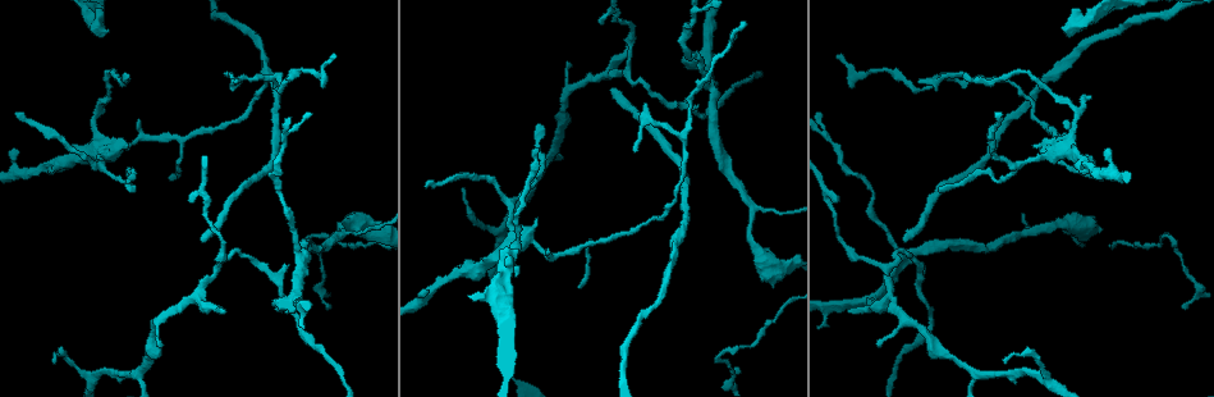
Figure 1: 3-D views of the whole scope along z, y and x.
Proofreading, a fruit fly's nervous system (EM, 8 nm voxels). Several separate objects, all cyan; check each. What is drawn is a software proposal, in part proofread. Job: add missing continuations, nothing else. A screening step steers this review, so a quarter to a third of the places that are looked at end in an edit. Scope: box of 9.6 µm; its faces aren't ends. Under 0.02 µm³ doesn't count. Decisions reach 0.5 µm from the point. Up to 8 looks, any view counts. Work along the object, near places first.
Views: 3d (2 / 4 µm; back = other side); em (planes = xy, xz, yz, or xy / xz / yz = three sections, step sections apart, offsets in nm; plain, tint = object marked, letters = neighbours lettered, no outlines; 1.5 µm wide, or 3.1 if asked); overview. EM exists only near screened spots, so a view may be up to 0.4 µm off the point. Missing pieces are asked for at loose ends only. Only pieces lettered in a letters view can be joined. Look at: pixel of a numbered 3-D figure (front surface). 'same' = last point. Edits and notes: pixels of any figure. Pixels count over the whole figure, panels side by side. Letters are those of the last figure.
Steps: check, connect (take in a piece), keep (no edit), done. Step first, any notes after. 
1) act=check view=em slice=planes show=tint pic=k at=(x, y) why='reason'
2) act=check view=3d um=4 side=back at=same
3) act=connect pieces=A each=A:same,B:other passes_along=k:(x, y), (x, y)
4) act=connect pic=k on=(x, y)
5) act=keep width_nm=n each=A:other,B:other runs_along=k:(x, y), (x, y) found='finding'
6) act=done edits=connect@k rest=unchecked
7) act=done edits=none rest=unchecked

act=check view=em slice=xy step=4 show=letters pic=1 at=(878, 346) why='tapers out'

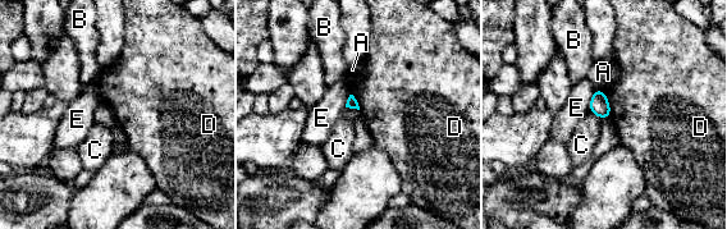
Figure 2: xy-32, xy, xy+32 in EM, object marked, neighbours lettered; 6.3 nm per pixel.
act=keep longest_contact=D:190nm each=A:other,B:other,C:other,D:other,E:other border=2:(602, 90), (608, 101), (611, 117) found='none of them fits'

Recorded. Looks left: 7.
act=check view=em slice=planes show=letters pic=1 at=(905, 241) why='end of a long branch'

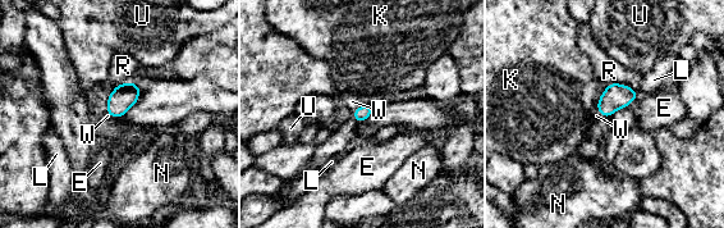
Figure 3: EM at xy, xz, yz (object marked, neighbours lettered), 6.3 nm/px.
act=connect pieces=W each=E:other,K:other,L:other,N:other,R:other,U:other,W:same passes_along=3:(362, 113), (357, 108), (352, 101) found='the neuron continues'

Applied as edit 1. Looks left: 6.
act=check view=overview why='see it whole again'

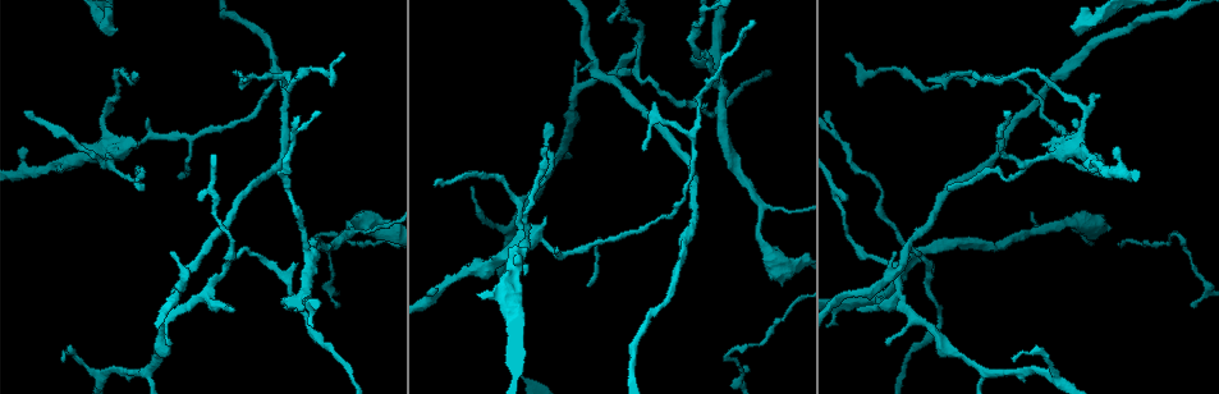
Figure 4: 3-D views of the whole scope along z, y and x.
act=check view=em slice=xy step=4 show=letters pic=4 at=(555, 251) why='free end'

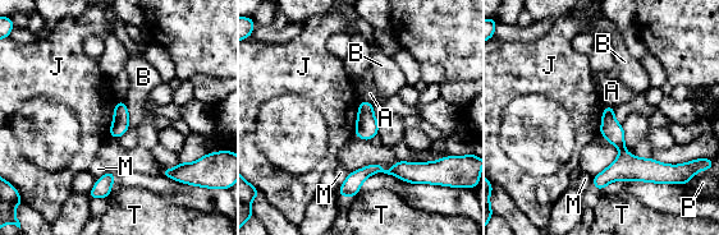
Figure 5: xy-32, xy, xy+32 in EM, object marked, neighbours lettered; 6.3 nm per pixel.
act=check view=em slice=planes show=letters at=same

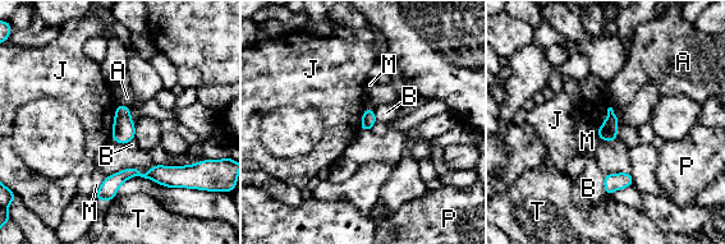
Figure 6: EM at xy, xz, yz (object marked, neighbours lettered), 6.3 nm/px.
act=keep width_nm=90 each=A:other,B:other,J:other,M:other,P:other,T:other border=6:(116, 105), (110, 139) found='none of them fits'

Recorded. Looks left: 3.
act=done edits=connect@3 rest=unchecked

